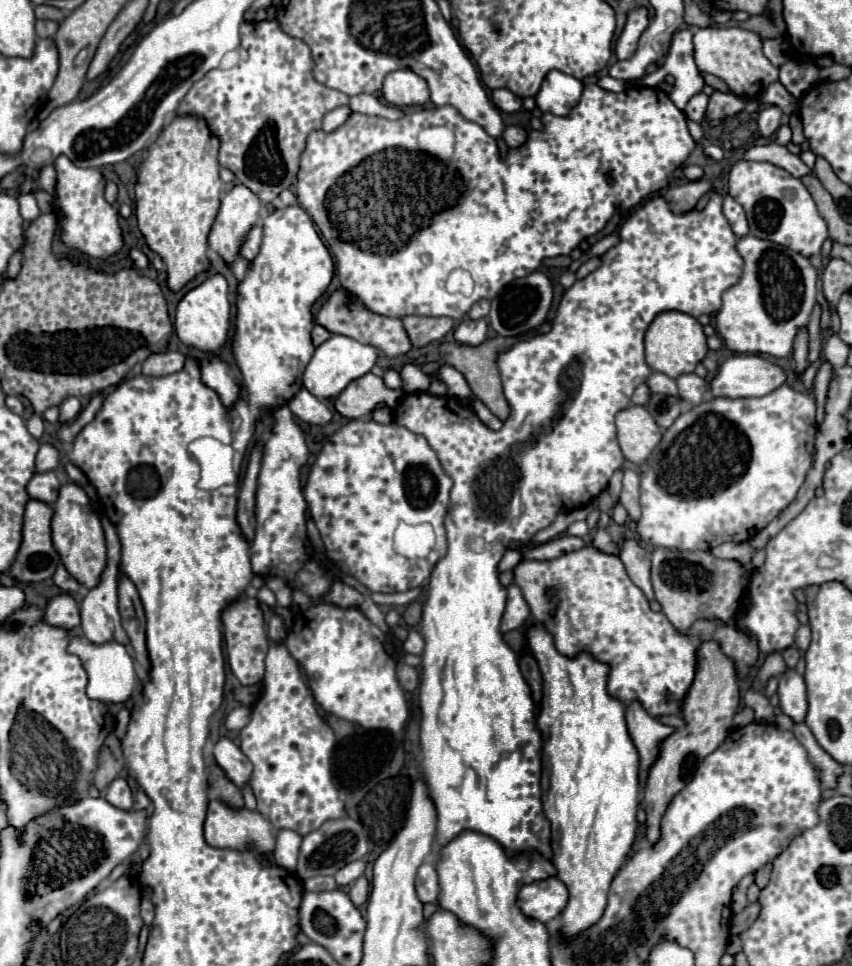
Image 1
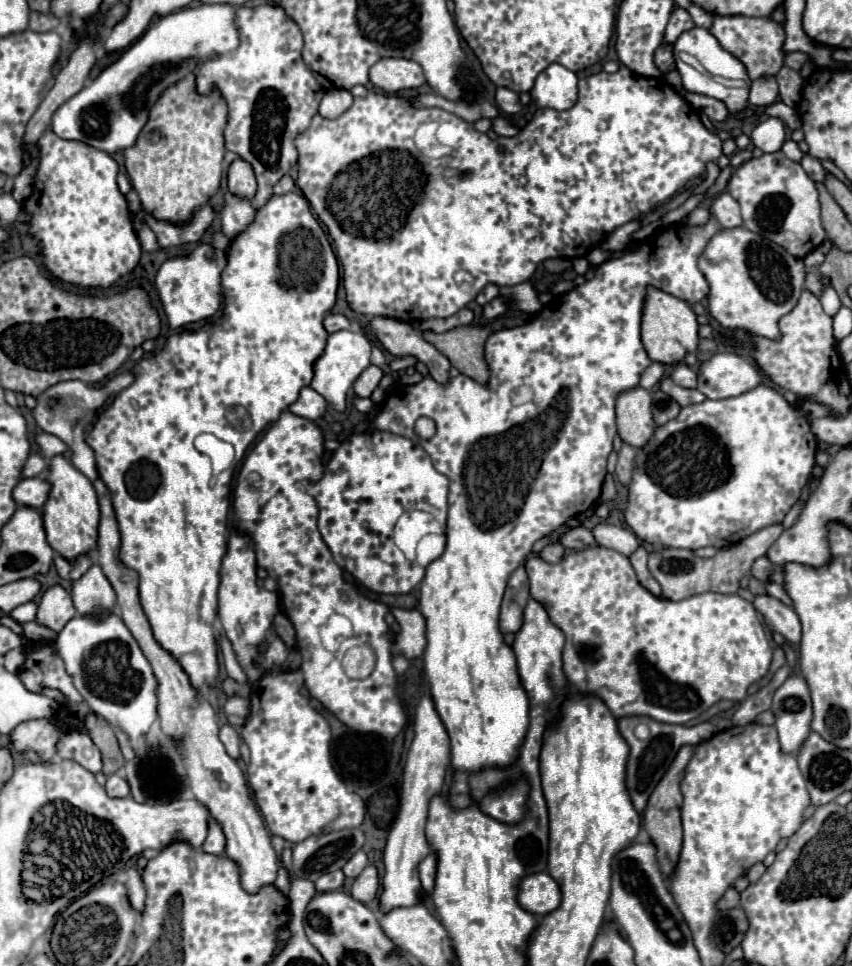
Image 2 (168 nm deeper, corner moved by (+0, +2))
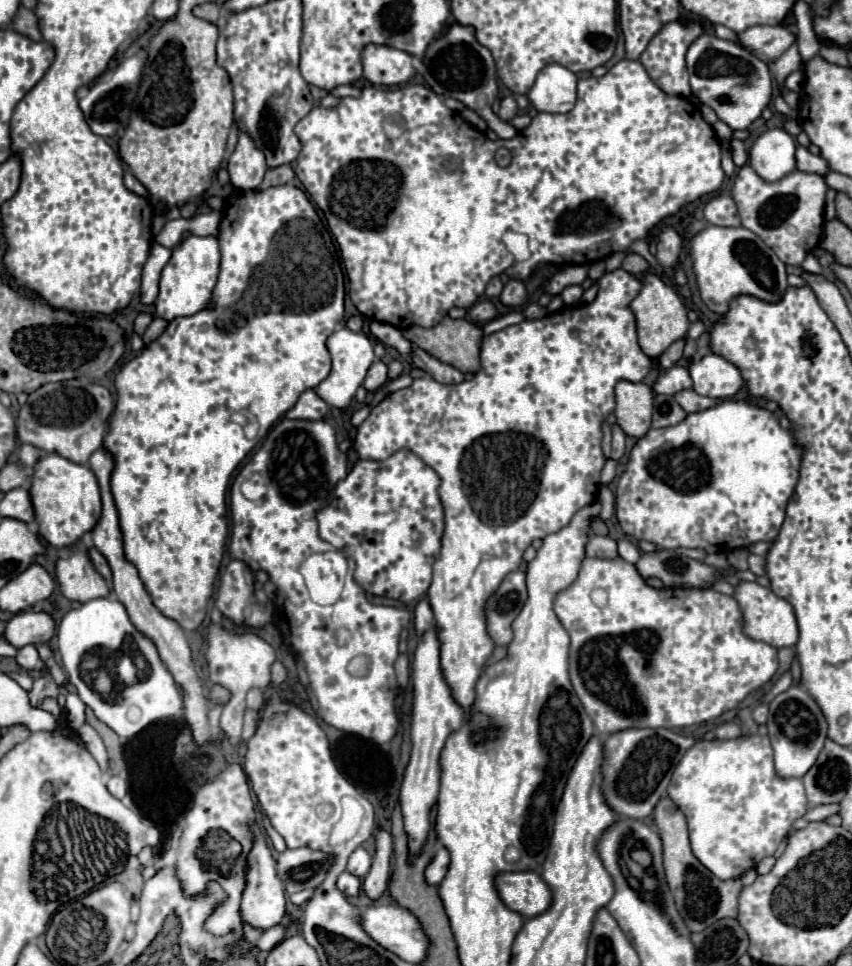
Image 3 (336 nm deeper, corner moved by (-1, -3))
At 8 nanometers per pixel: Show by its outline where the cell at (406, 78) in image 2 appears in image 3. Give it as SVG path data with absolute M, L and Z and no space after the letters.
M368 45L364 49L364 77L372 85L400 85L410 81L414 77L414 65L412 65L412 55L392 49L392 47L376 47Z

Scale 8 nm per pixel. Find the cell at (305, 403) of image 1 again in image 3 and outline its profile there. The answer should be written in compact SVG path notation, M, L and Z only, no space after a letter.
M308 389L300 395L298 403L286 413L288 419L308 419L308 421L318 421L328 413L328 405L316 395L314 389Z

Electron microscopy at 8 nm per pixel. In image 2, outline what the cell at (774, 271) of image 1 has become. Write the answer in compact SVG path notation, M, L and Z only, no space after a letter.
M745 226L723 228L715 236L711 236L699 256L699 268L709 282L707 306L711 316L727 330L743 330L751 336L765 336L771 340L777 340L781 336L777 320L785 316L785 312L791 312L795 308L805 282L803 260L789 256L789 252L785 252L781 246L773 244L771 240L765 240L763 236L757 236L755 232L749 232Z

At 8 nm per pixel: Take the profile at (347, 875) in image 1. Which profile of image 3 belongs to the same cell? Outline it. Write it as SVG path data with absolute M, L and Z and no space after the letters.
M358 847L358 849L350 855L348 865L346 865L346 871L362 879L362 877L368 873L370 865L372 865L372 857L368 855L368 851L366 851L364 847Z

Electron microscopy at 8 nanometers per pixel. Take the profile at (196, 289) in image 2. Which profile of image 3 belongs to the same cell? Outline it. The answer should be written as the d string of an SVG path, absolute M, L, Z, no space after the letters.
M188 235L172 249L172 257L162 269L160 277L160 293L156 299L156 315L172 321L176 317L190 317L202 309L206 309L212 301L212 291L218 279L220 269L220 249L218 239L214 237L196 237Z

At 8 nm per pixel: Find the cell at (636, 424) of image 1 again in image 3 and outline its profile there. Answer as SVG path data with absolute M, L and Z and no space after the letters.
M620 381L616 385L616 423L628 437L644 437L650 429L654 393L644 383Z

